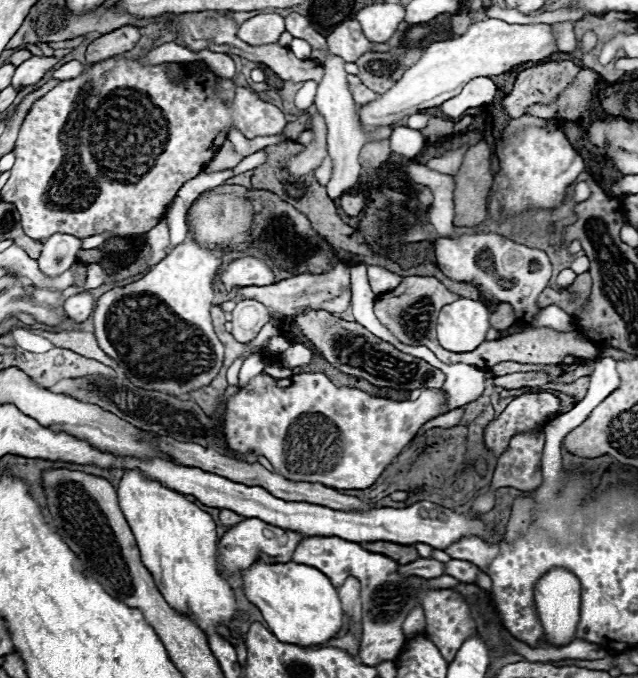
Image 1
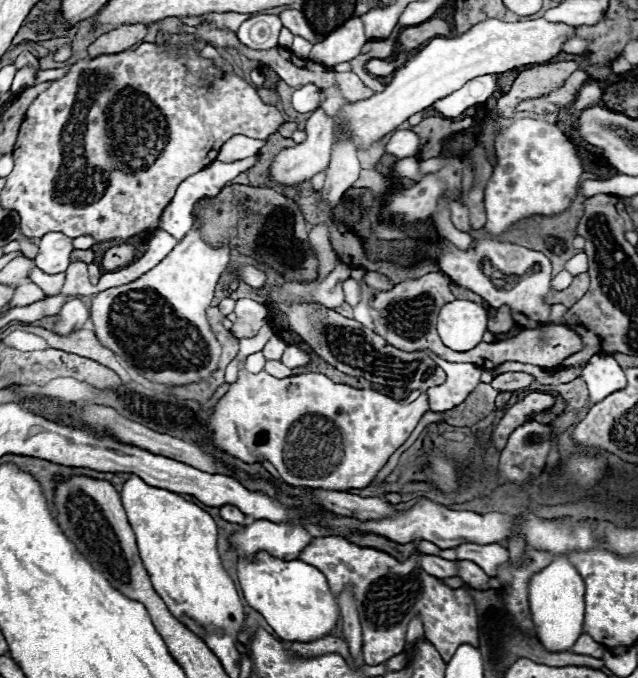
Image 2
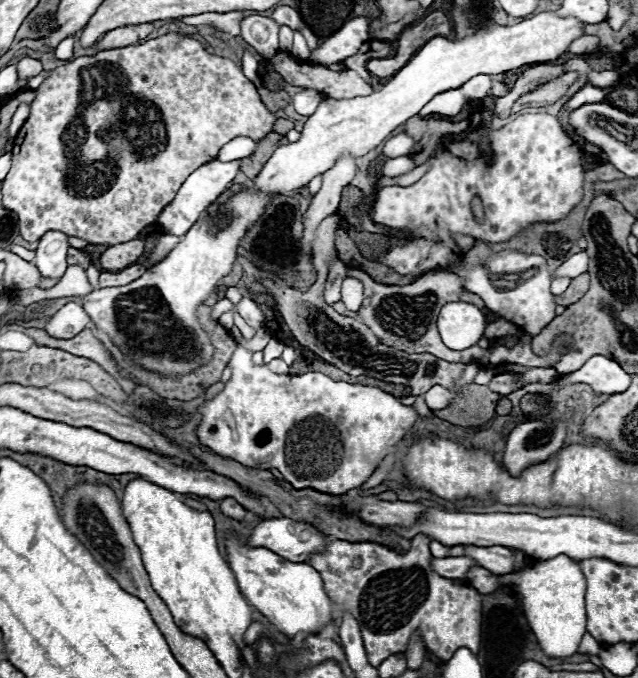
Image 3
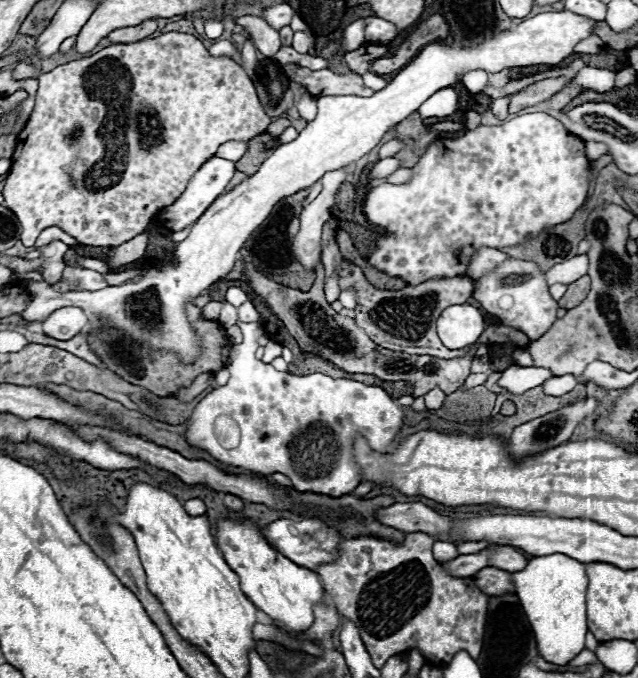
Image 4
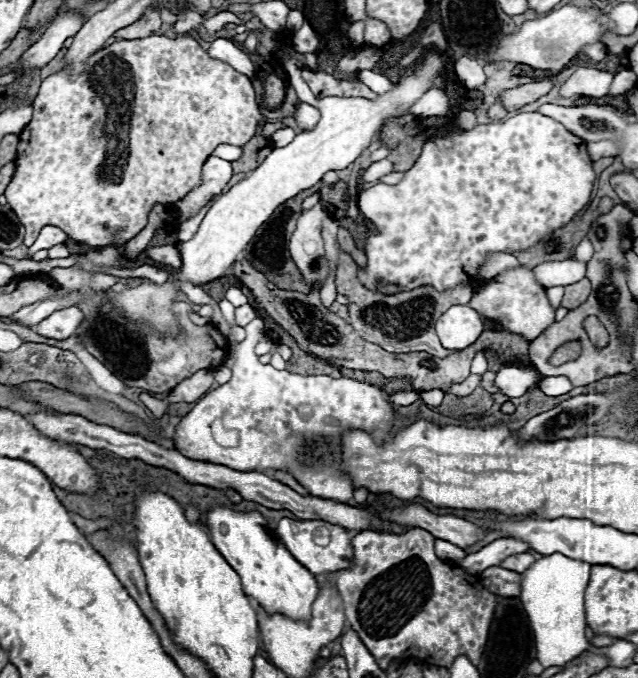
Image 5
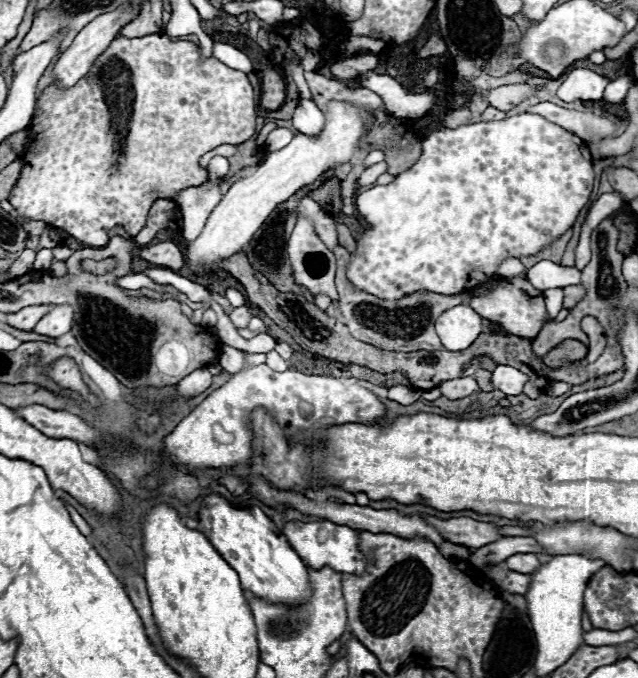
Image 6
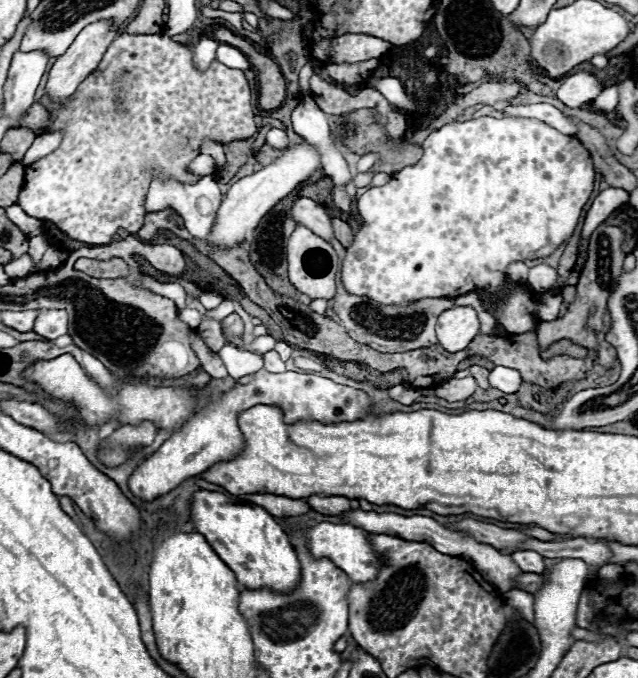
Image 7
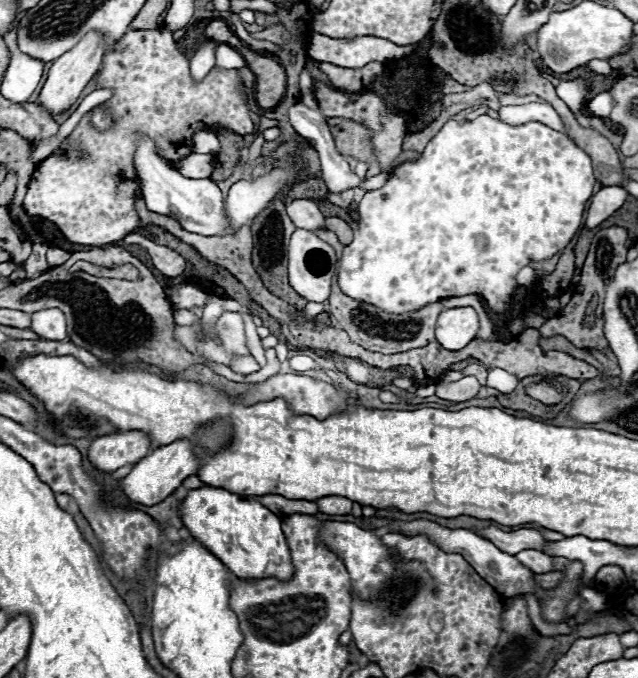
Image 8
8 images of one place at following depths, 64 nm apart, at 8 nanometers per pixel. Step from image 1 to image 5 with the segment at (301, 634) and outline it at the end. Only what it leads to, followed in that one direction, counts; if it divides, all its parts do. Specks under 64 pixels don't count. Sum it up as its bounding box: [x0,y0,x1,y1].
[206,506,320,622]

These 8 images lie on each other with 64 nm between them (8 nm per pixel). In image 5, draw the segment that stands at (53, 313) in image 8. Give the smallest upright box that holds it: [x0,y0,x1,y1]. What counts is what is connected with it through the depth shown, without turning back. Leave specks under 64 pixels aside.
[38,306,82,340]

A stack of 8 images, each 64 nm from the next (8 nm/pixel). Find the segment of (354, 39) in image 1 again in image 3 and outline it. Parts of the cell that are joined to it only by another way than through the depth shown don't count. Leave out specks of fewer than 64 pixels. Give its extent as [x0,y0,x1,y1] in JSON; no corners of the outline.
[310,18,368,66]

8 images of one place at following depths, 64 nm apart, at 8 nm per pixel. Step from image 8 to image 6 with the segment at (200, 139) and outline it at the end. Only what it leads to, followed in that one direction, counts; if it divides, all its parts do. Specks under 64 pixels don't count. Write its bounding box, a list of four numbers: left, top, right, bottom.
[206,156,228,186]

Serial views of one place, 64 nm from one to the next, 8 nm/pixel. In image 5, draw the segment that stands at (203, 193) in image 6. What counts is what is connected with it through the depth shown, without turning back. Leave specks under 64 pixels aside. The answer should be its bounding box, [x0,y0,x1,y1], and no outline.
[178,204,210,242]

